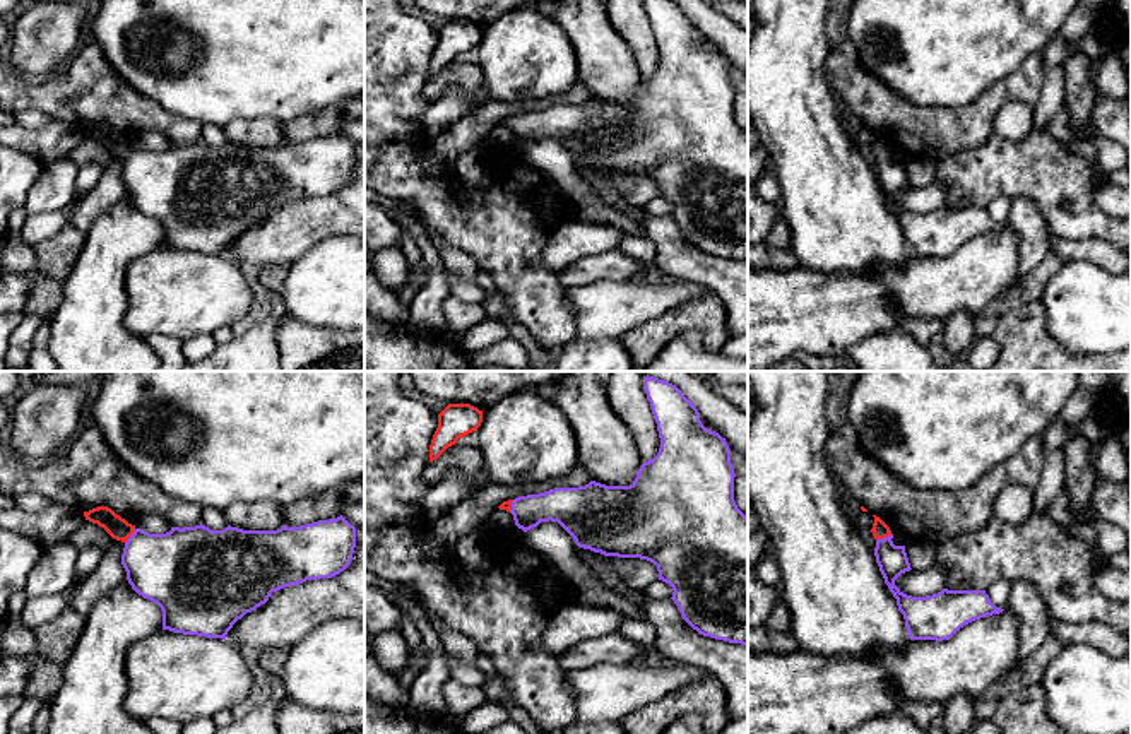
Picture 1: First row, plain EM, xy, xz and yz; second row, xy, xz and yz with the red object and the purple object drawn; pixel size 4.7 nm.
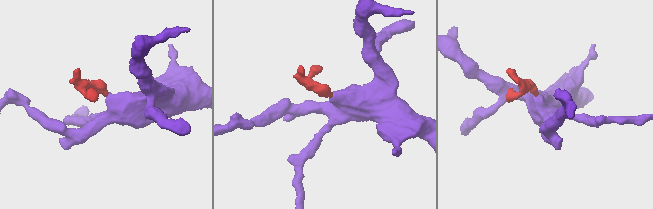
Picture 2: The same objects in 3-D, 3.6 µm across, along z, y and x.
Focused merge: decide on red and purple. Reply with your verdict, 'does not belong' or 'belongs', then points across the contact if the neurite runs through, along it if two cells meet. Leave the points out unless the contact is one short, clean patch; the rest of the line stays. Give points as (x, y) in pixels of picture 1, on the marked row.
belongs; way yz (880, 529), (883, 538), (885, 551), (892, 560)

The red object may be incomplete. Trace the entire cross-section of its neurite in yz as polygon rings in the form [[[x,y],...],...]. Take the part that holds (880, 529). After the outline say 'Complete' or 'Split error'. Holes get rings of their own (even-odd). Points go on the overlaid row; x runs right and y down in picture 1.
[[[873,517],[874,524],[871,532],[876,539],[876,563],[885,583],[897,599],[910,640],[950,640],[965,624],[1004,611],[991,602],[986,590],[943,589],[926,597],[903,594],[895,585],[895,580],[912,570],[905,546],[895,546],[890,527],[879,517]]]. Split error

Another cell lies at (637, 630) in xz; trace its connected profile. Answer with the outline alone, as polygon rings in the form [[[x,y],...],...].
[[[626,618],[618,626],[618,633],[621,633],[625,638],[635,642],[637,645],[655,650],[657,647],[657,631],[655,628],[642,619],[642,618]]]

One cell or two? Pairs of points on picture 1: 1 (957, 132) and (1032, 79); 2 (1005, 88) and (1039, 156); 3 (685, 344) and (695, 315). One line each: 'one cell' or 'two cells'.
1: one cell
2: two cells
3: two cells

